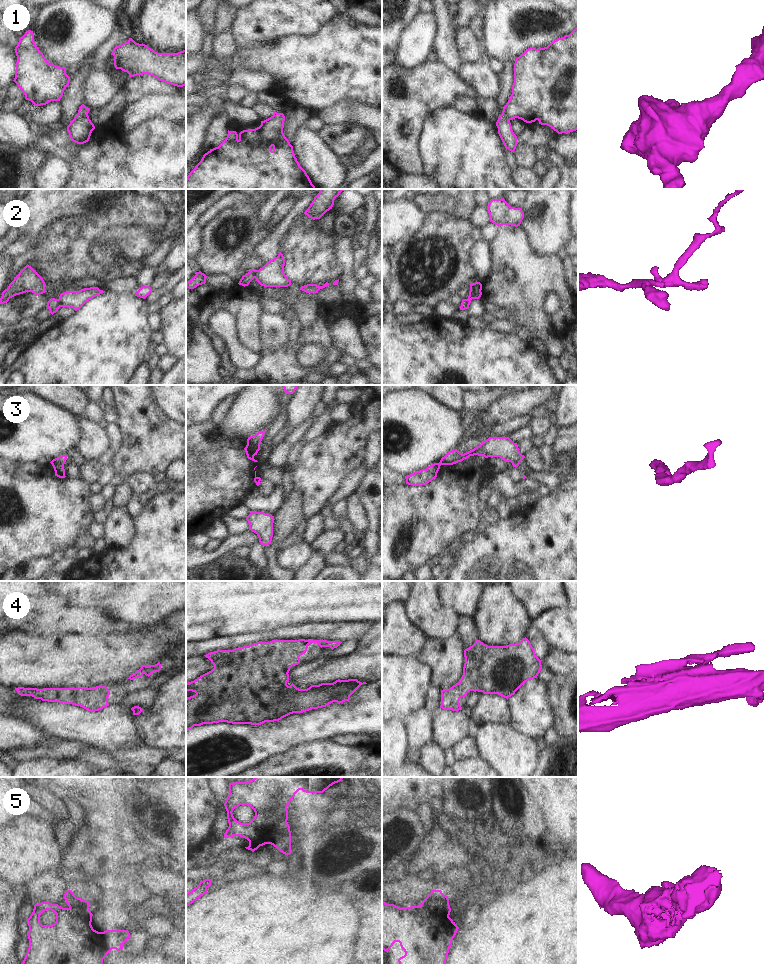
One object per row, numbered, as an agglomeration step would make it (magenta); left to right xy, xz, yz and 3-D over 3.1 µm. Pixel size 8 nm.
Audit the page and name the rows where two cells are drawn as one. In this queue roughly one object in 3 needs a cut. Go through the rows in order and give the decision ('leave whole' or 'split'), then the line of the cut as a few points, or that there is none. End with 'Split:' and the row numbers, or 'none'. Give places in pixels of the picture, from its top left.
1: split; cut xy (78, 113), (87, 115)
2: split; cut xy (57, 299), (61, 306)
3: split; cut xz (260, 441), (247, 443)
4: leave whole; cut none
5: leave whole; cut none
Split: 1, 2, 3

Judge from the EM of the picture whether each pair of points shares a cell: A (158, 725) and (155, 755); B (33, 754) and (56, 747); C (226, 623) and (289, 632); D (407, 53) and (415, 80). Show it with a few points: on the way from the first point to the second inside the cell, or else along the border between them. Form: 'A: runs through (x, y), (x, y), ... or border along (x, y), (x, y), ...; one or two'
A: border along (147, 746), (168, 750); two
B: runs through (39, 752), (50, 750); one
C: border along (294, 625), (248, 634); two
D: border along (427, 59), (414, 66), (401, 66), (394, 63); two

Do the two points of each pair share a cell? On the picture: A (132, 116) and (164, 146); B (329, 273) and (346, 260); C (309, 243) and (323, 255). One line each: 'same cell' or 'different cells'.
A: different cells
B: different cells
C: same cell

